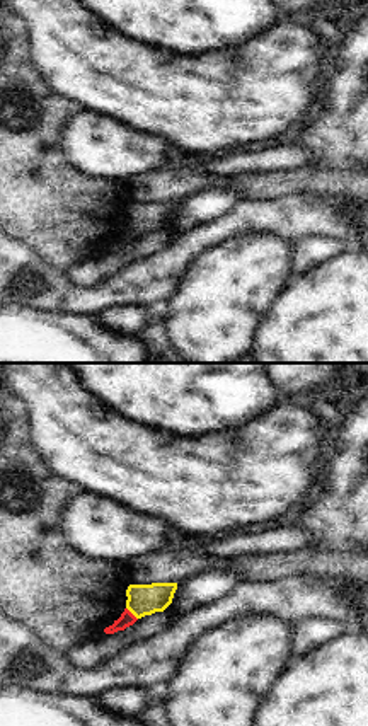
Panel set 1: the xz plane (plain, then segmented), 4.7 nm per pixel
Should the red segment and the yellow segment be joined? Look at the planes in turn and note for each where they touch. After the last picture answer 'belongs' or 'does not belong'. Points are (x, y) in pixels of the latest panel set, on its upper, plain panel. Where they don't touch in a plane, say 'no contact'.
(132, 232)

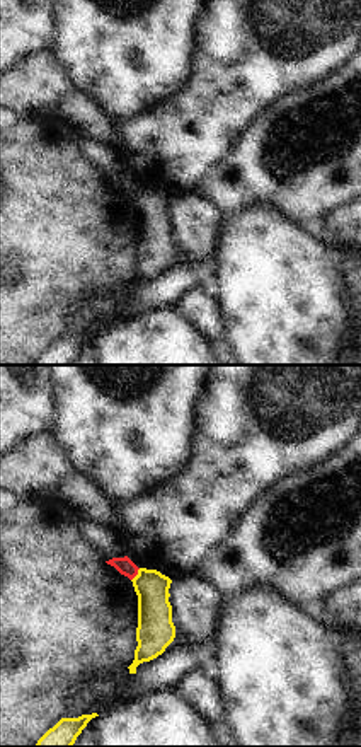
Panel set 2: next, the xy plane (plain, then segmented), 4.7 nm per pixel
(137, 191)

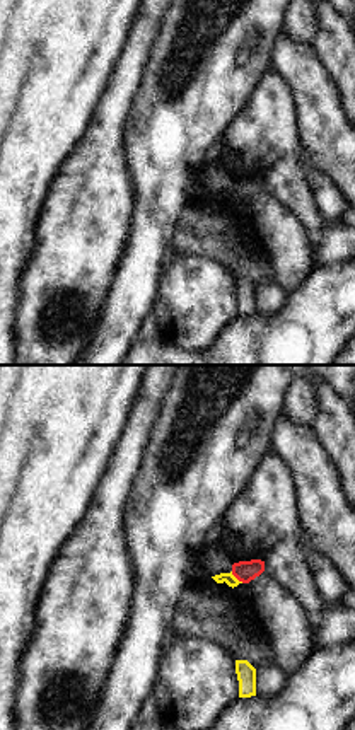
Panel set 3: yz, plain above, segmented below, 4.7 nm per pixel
(238, 196)

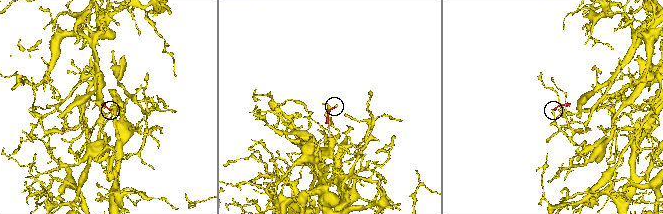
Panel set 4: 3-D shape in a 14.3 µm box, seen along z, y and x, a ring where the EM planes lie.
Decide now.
does not belong

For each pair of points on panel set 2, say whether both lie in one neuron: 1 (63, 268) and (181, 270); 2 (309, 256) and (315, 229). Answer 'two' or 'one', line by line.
1: two
2: two

